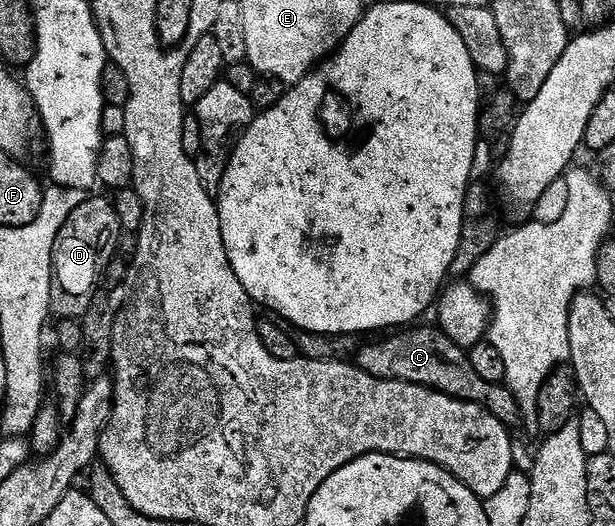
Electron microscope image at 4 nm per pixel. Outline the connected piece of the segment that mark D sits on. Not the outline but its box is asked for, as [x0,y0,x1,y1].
[50,196,124,320]

